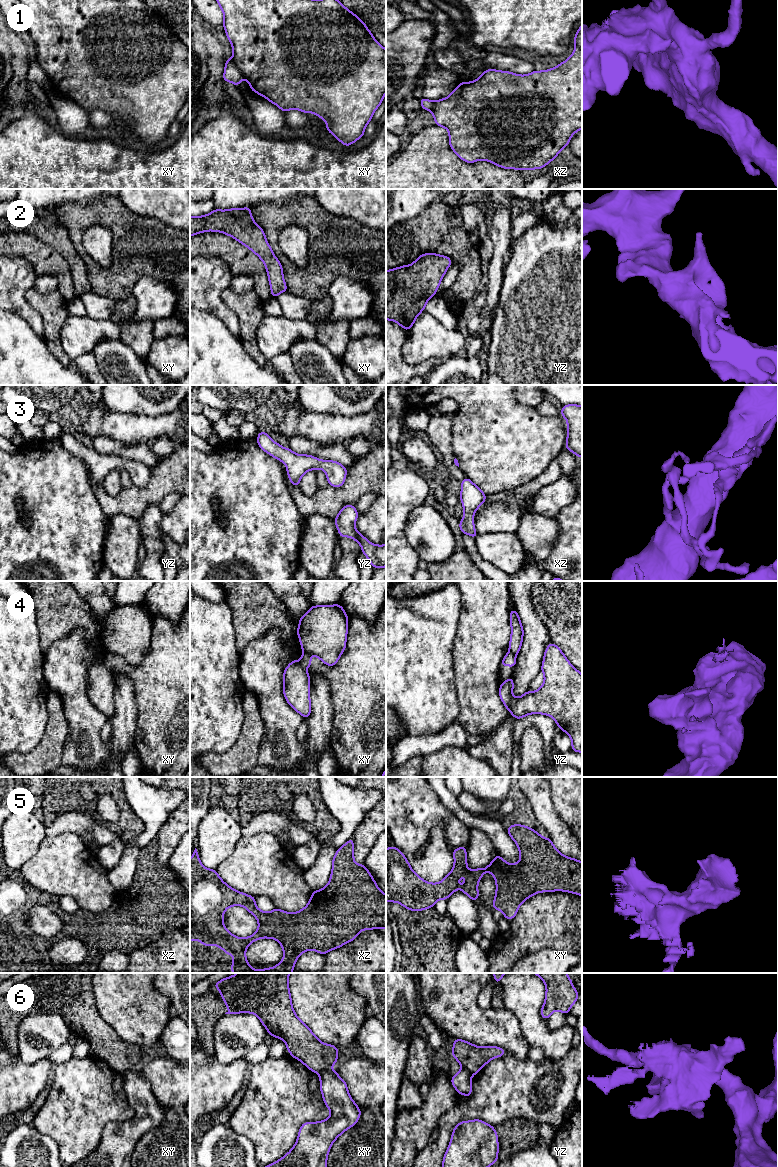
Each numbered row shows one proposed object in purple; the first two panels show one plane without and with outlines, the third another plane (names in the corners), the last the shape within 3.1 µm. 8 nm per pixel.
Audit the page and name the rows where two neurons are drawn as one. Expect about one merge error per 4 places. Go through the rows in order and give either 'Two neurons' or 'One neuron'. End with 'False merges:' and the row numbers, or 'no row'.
1: Two neurons
2: One neuron
3: One neuron
4: Two neurons
5: One neuron
6: Two neurons
False merges: 1, 4, 6

